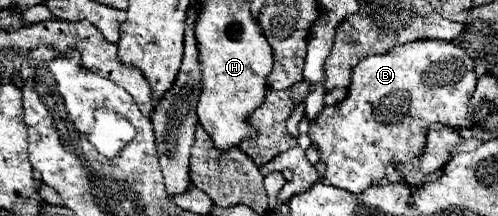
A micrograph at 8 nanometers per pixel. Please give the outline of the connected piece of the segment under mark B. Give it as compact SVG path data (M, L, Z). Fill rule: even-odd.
M415 40L411 44L395 46L385 54L365 56L351 74L347 98L335 106L325 106L321 114L309 124L311 144L319 150L319 160L325 164L325 180L349 192L363 192L385 176L385 168L393 162L411 164L425 146L429 124L441 122L449 128L469 128L467 104L475 90L477 76L473 60L453 42L443 40Z

